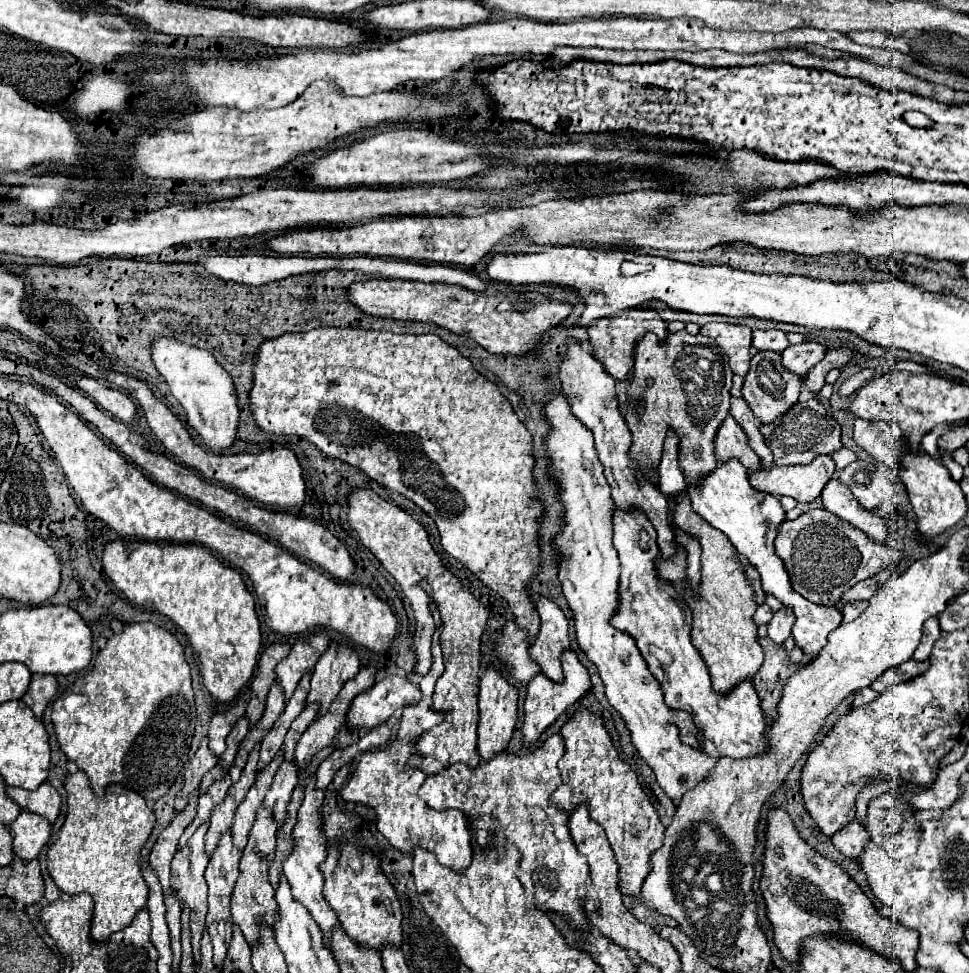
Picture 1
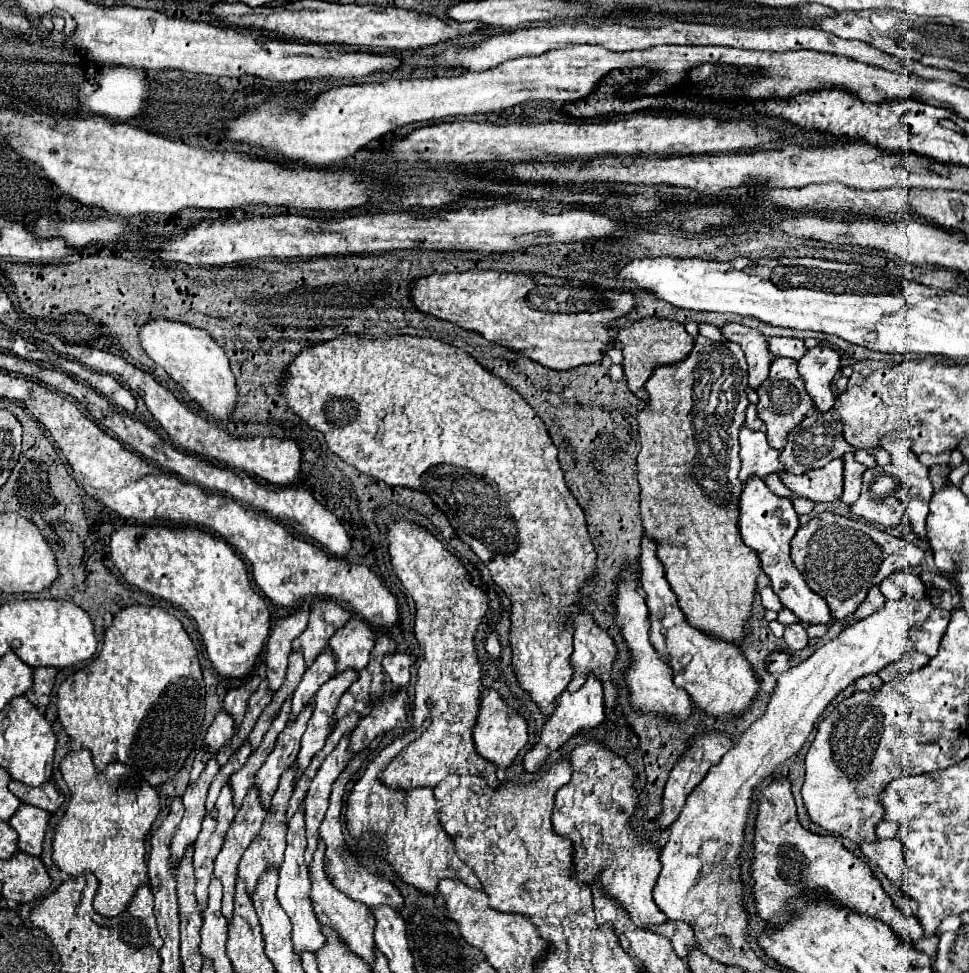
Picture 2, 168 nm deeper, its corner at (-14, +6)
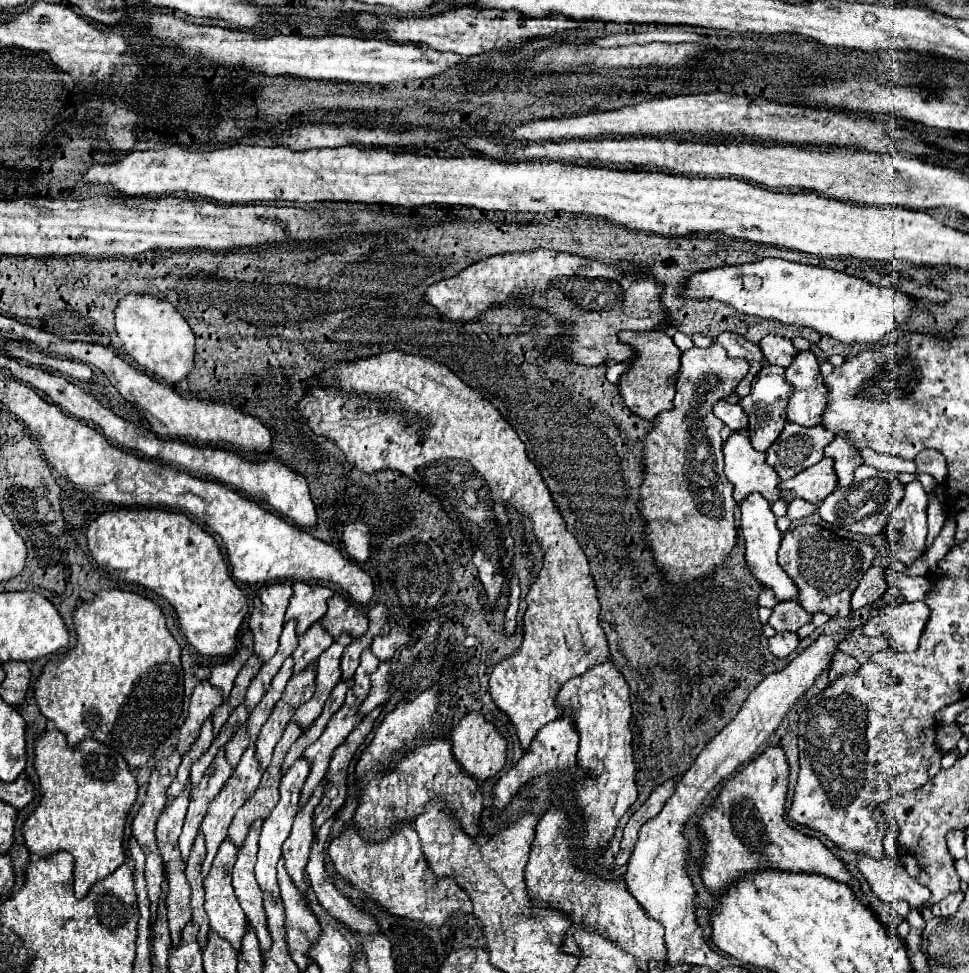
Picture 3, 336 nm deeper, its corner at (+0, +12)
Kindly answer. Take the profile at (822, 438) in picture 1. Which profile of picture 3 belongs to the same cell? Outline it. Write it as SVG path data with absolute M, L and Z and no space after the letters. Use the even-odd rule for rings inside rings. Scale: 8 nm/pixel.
M786 423L780 437L766 451L766 463L776 469L780 479L790 479L824 457L824 447L832 441L832 431L826 427L800 427Z

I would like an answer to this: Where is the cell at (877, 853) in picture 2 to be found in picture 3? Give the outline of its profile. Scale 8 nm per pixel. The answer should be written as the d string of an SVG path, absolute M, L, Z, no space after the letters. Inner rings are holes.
M858 855L858 867L878 899L886 903L904 899L910 909L918 909L920 913L924 911L930 899L928 887L920 885L914 877L910 877L896 859L884 857L880 861L874 861L868 859L868 855Z

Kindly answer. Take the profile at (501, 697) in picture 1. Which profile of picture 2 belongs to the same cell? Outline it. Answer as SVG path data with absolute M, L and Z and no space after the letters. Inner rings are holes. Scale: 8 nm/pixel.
M490 689L488 695L482 699L482 705L480 705L480 713L478 713L478 723L474 727L474 745L476 745L476 751L492 761L496 767L502 767L506 769L516 753L528 743L528 723L526 719L512 707L504 701L504 697L500 697L500 693L496 689Z

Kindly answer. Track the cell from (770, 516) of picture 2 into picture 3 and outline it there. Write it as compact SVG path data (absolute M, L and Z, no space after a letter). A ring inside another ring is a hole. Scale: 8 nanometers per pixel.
M750 495L748 499L744 499L740 529L742 529L744 541L746 541L746 561L748 561L748 567L750 567L752 575L762 585L770 587L778 601L796 599L796 587L794 587L792 579L788 579L788 575L782 571L782 567L778 565L778 559L776 559L776 551L780 547L782 533L776 527L776 517L770 509L770 503L766 499L760 499L760 495Z

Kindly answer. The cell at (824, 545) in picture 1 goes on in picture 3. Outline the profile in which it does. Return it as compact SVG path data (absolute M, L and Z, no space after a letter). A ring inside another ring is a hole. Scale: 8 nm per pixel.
M806 525L784 533L778 549L778 565L788 573L788 577L796 585L798 603L808 613L846 617L850 613L850 597L864 571L872 565L874 555L876 551L872 545L840 539L832 531Z

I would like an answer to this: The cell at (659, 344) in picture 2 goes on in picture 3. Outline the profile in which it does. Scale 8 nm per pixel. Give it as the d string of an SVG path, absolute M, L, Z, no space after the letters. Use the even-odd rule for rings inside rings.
M620 331L618 337L636 351L636 359L630 363L628 375L624 375L618 385L620 395L634 415L646 421L654 421L660 411L672 409L674 387L680 375L680 351L664 331Z

